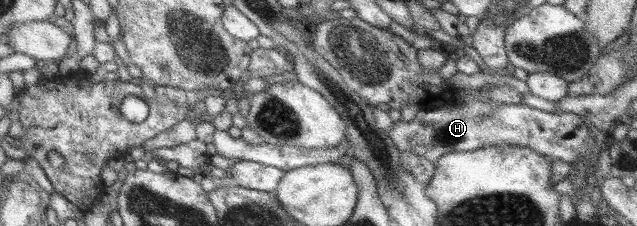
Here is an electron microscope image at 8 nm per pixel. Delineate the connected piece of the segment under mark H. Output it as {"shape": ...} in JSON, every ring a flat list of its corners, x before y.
{"shape":[[472,100,456,108,421,110,409,122,395,122,388,135,401,152,407,151,415,156,423,156,423,159,433,164,448,152,467,152,481,146,505,143,530,148,541,156,546,156,550,162,565,162,565,164,574,165,575,162,583,160,593,168,593,172,597,171,598,158,594,148,595,143,589,136,589,126,582,121,580,116,566,112,550,113,524,104,483,104,478,100]]}

